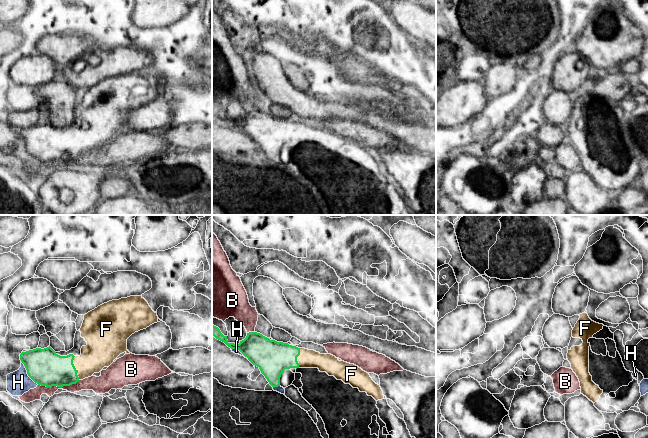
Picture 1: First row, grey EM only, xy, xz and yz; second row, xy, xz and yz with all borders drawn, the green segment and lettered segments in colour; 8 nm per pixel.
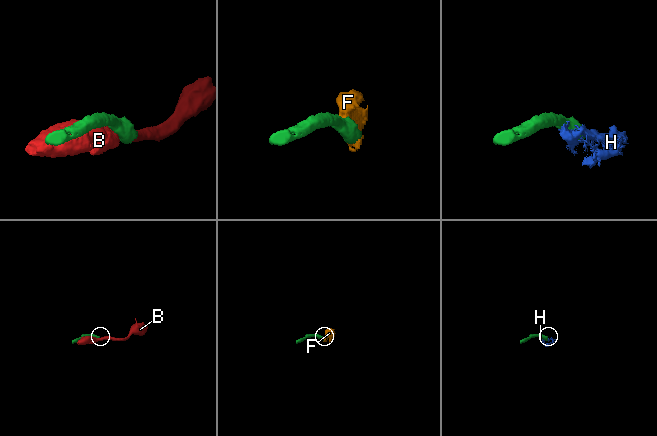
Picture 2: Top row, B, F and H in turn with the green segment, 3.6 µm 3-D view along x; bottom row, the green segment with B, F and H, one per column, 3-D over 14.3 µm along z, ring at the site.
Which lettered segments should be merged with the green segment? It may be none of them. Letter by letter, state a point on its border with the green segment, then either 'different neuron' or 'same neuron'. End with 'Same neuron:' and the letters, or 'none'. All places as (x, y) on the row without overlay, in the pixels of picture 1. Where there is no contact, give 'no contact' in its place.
B: contact xy (58, 162); different neuron
F: contact xy (75, 144); same neuron
H: contact xy (27, 149); different neuron
Same neuron: F

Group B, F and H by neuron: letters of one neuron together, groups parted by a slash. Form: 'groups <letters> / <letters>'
groups B / F / H

